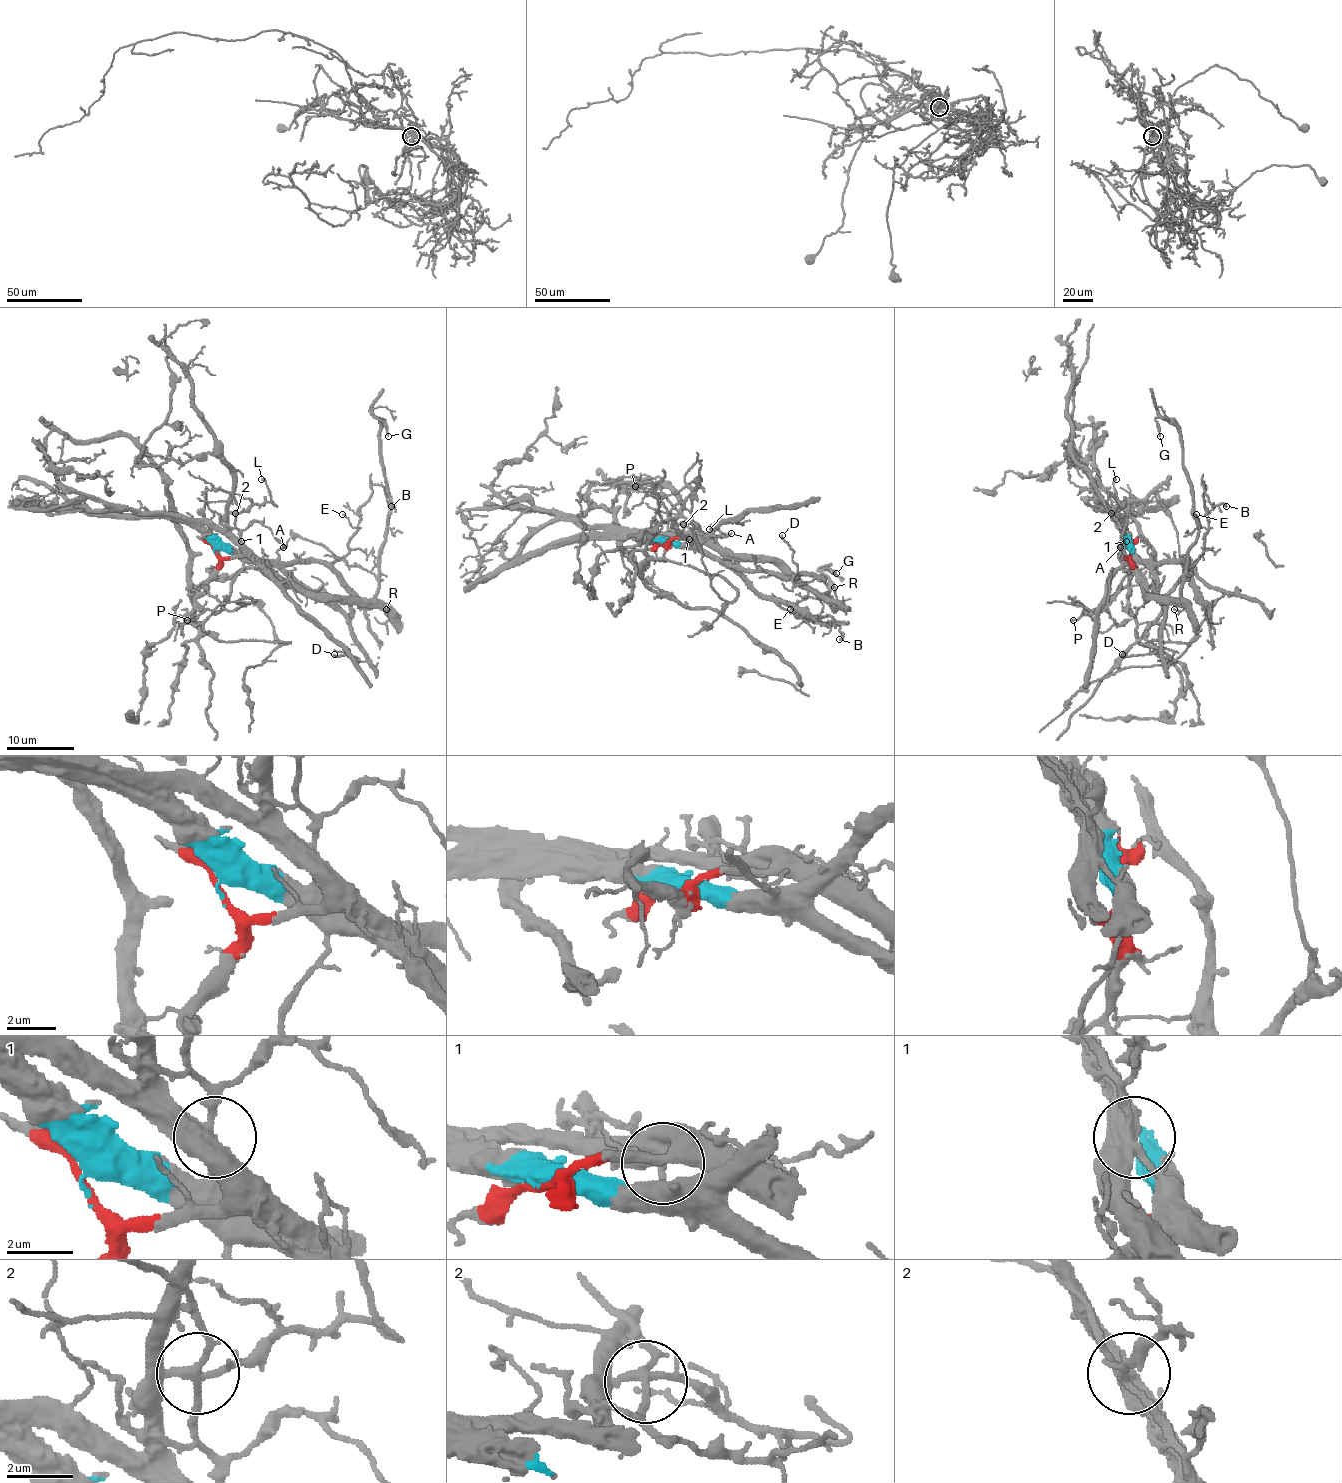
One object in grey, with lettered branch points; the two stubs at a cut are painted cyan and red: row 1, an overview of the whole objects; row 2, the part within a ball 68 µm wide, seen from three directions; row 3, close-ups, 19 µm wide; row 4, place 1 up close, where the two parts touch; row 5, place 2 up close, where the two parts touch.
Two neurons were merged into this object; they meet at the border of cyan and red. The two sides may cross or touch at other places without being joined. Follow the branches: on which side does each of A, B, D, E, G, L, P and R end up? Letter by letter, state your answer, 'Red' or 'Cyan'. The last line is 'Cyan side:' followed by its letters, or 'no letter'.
A: Cyan
B: Cyan
D: Cyan
E: Cyan
G: Red
L: Red
P: Cyan
R: Red
Cyan side: A, B, D, E, P

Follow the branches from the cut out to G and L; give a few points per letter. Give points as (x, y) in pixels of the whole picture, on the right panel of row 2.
G: (1131, 552), (1125, 557), (1147, 594), (1180, 599), (1196, 540), (1194, 491), (1180, 432), (1157, 418), (1160, 435)
L: (1131, 552), (1125, 557), (1121, 531), (1109, 513), (1121, 503), (1113, 482), (1116, 479)

